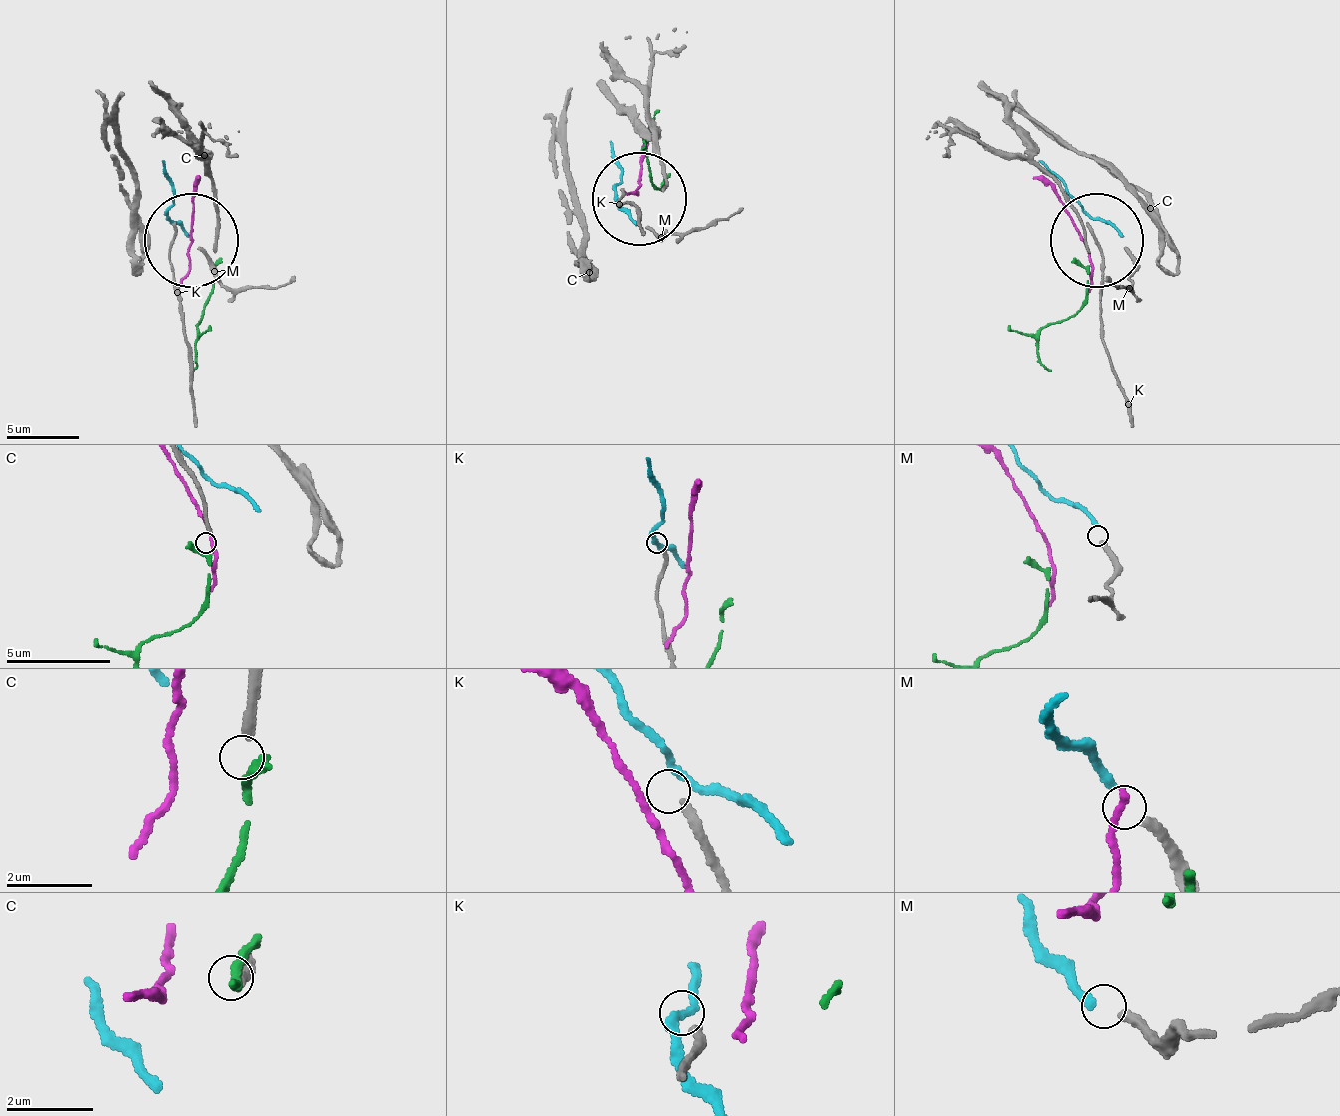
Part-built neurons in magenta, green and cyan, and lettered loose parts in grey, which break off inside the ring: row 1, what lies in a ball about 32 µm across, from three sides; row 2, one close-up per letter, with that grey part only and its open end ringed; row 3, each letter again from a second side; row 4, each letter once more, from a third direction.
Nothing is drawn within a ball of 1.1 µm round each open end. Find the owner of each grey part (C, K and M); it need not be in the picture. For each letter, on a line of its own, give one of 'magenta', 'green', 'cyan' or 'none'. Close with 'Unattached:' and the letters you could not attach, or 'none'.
C: green
K: none
M: cyan
Unattached: K

